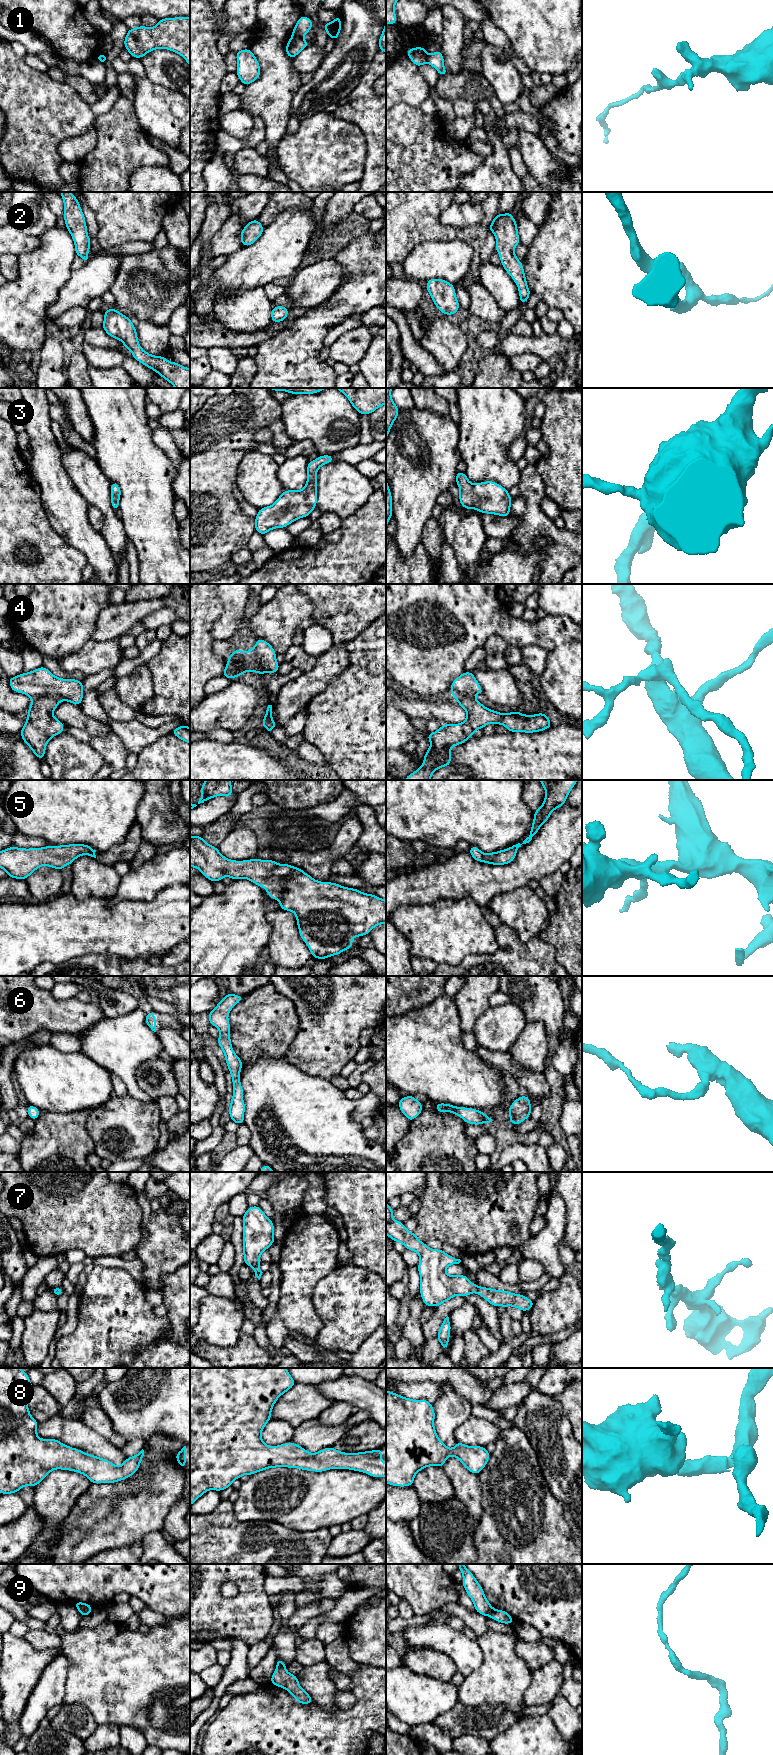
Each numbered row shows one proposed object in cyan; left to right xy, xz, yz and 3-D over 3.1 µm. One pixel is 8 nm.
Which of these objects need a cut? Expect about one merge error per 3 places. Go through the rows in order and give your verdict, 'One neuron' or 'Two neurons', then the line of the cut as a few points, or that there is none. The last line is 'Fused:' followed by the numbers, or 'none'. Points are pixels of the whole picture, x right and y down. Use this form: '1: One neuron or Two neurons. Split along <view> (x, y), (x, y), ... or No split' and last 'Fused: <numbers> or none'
1: Two neurons. Split along xz (292, 35), (302, 37)
2: One neuron. No split
3: One neuron. No split
4: Two neurons. Split along xz (228, 660), (238, 668), (248, 667)
5: One neuron. No split
6: One neuron. No split
7: One neuron. No split
8: One neuron. No split
9: Two neurons. Split along xz (277, 1666), (284, 1667)
Fused: 1, 4, 9

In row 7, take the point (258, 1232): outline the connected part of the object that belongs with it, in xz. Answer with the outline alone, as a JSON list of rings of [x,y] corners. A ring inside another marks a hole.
[[[259,1206],[248,1207],[242,1216],[244,1264],[252,1266],[255,1276],[260,1280],[260,1255],[275,1241],[274,1224]]]

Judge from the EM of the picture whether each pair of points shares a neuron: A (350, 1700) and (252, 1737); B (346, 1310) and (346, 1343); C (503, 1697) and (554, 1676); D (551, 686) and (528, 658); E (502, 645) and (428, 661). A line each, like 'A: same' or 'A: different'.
A: different
B: same
C: different
D: different
E: different

